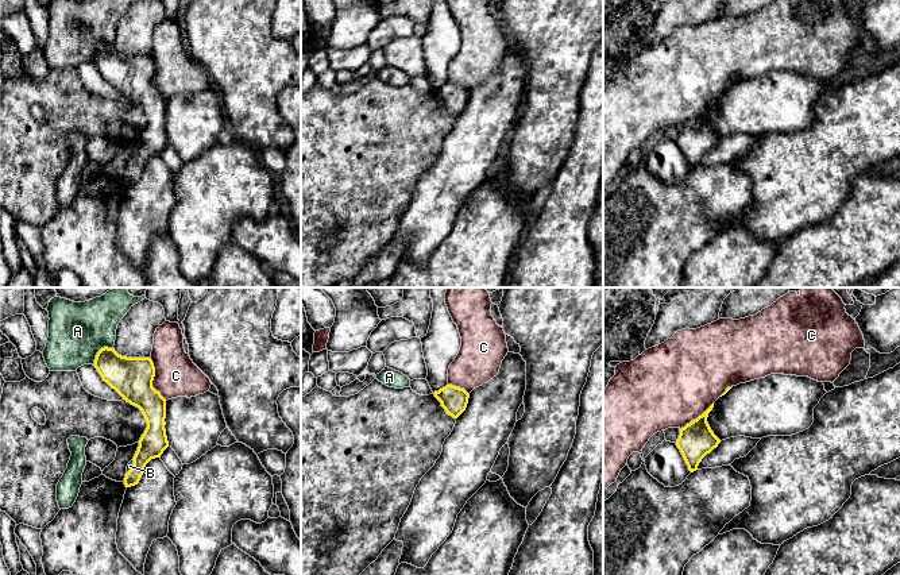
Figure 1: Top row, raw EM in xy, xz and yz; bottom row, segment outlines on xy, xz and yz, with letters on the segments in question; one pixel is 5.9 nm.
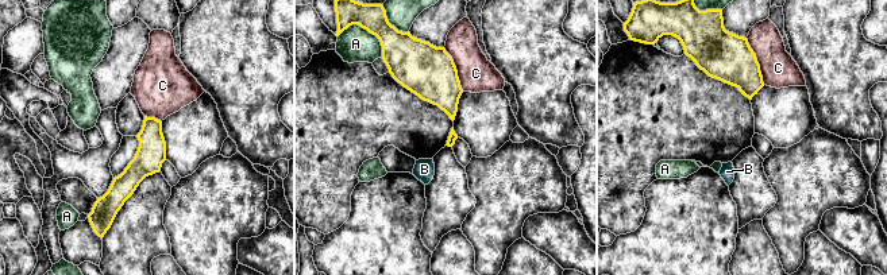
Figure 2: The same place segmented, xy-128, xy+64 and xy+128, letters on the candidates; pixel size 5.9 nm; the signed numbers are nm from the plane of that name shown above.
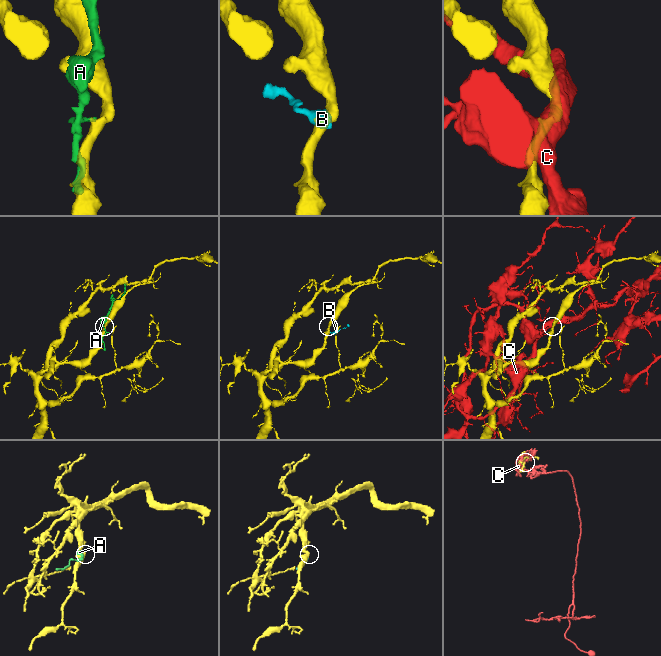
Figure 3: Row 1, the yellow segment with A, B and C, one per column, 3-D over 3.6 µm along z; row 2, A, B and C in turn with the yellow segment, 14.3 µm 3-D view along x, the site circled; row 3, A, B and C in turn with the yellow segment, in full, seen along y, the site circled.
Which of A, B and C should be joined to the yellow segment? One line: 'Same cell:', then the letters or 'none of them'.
Same cell: B

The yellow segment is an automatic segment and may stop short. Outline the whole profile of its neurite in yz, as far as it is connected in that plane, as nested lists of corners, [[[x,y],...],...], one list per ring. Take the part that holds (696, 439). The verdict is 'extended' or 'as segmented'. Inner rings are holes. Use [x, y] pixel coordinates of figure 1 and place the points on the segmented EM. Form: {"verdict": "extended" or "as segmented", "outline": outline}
{"verdict": "as segmented", "outline": [[[714,404],[702,416],[680,429],[676,445],[691,472],[696,471],[702,459],[721,443],[707,422],[712,408]]]}

